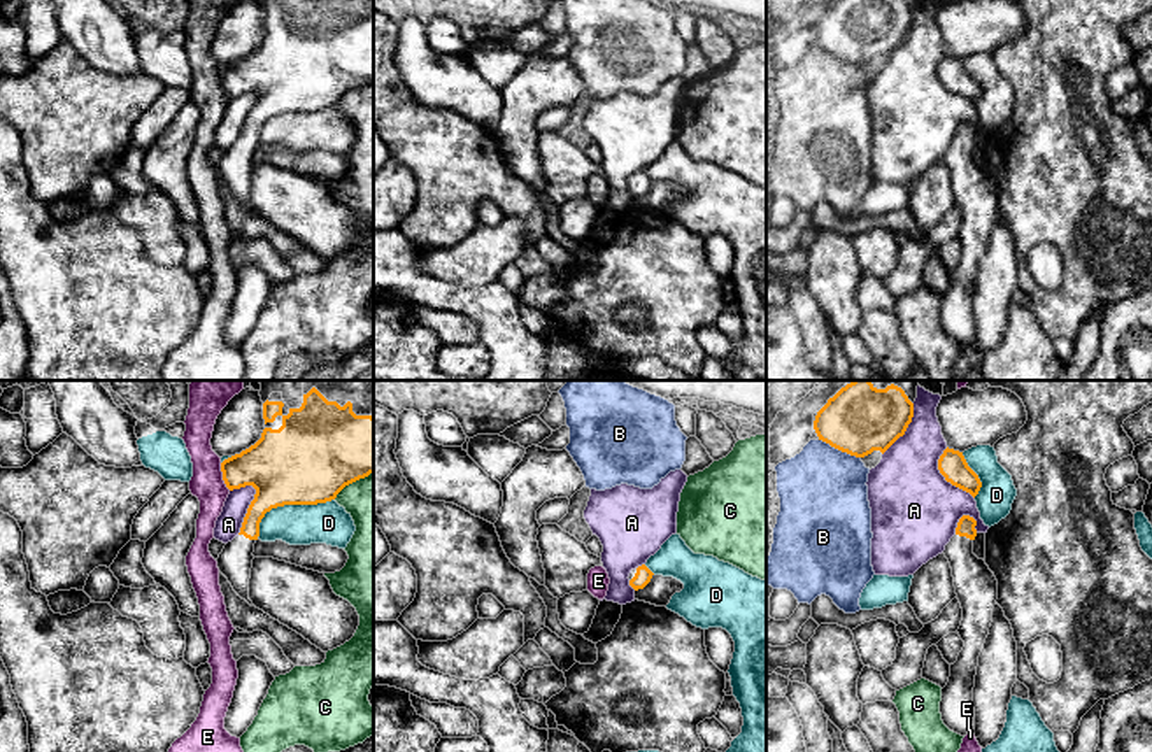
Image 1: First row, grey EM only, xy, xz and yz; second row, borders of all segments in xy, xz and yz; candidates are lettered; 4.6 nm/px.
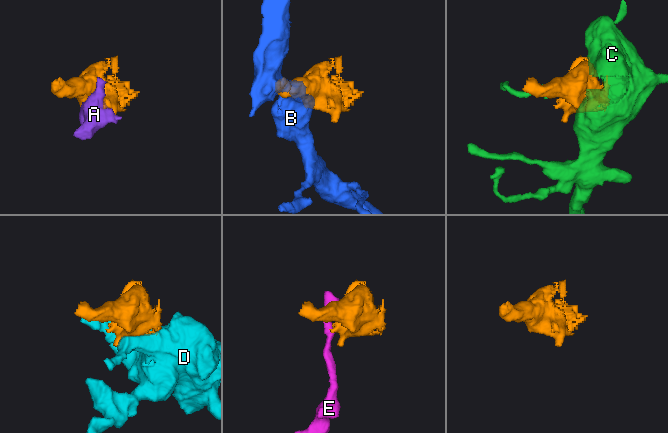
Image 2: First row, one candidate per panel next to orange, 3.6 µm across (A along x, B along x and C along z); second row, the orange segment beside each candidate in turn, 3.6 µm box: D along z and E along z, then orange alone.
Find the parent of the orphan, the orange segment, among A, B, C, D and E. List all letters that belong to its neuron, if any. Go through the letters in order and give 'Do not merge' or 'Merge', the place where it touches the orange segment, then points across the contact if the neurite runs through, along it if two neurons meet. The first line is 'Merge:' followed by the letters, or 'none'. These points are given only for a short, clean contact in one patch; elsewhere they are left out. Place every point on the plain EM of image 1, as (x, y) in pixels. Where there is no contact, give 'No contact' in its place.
Merge: none
A: Do not merge. Touches orange at xy (248, 116)
B: Do not merge. Touches orange at yz (840, 56)
C: Do not merge. Touches orange at xy (353, 88)
D: Do not merge. Touches orange at xy (288, 111)
E: Do not merge. Touches orange at xy (223, 85). Boundary: xy (220, 70), (223, 90), (230, 97)

